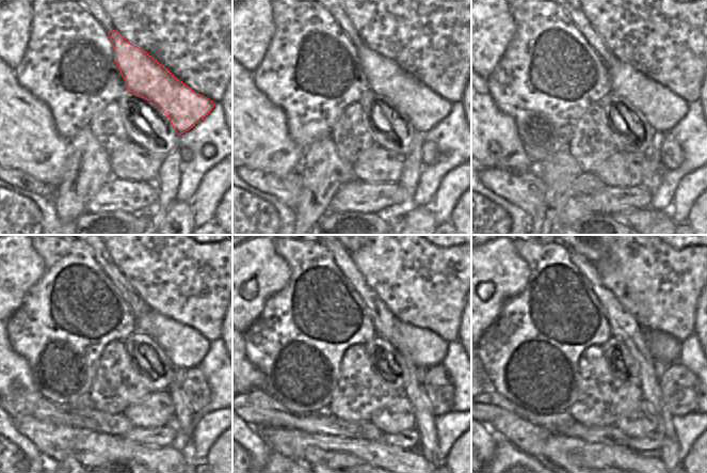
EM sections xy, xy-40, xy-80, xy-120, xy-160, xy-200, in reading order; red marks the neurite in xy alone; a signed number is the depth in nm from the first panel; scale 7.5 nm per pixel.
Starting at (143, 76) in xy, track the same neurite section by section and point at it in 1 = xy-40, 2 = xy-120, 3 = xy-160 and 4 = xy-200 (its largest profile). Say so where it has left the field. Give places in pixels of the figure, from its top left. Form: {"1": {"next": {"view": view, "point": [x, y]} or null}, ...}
{"1": {"next": {"view": "xy-40", "point": [423, 108]}}, "2": {"next": {"view": "xy-120", "point": [185, 347]}}, "3": {"next": {"view": "xy-160", "point": [426, 348]}}, "4": {"next": {"view": "xy-200", "point": [664, 348]}}}

